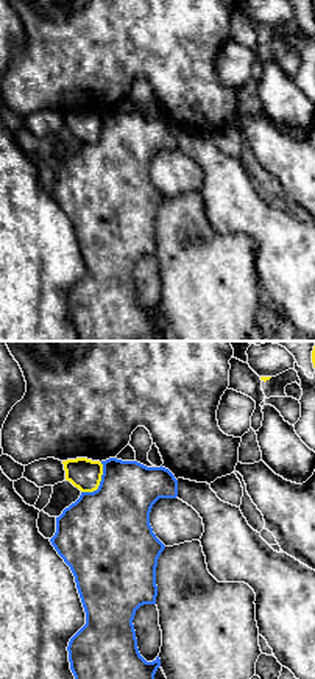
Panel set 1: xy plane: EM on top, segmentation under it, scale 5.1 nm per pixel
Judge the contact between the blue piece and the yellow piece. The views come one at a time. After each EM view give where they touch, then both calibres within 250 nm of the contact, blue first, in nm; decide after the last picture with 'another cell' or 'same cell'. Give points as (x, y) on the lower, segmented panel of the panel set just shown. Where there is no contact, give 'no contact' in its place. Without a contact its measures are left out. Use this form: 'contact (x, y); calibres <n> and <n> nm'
contact (100, 483); calibres 440 and 160 nm

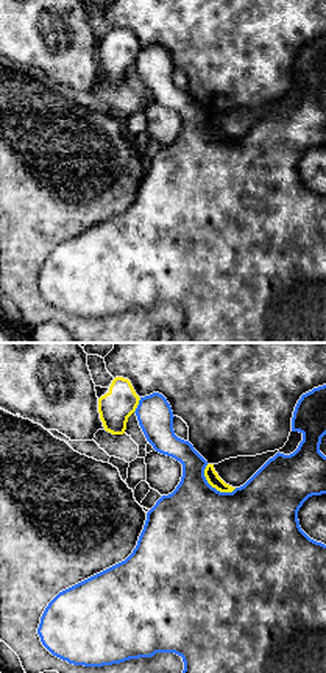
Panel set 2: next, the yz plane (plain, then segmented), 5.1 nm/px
contact (214, 488); calibres 500 and 70 nm

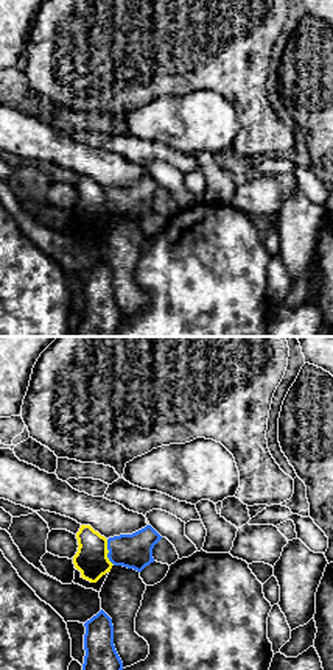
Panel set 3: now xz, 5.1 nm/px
contact (109, 552); calibres 180 and 170 nm

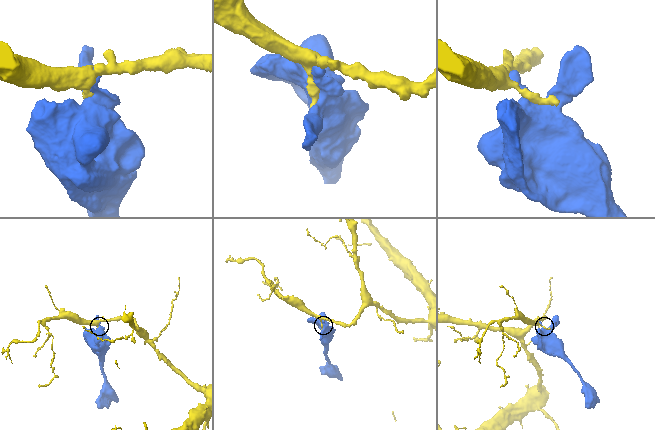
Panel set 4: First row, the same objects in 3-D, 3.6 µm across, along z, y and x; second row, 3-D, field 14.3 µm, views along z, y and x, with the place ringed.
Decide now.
another cell

